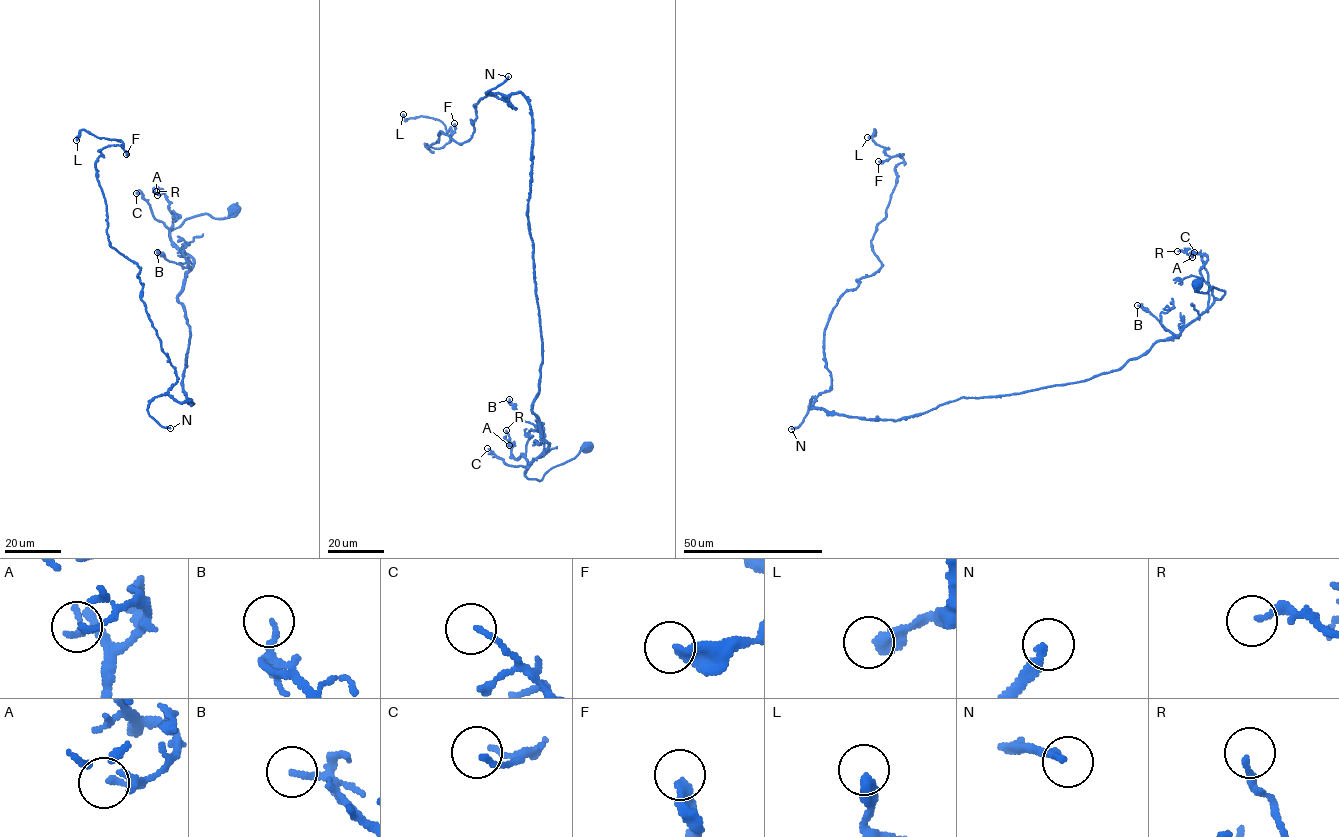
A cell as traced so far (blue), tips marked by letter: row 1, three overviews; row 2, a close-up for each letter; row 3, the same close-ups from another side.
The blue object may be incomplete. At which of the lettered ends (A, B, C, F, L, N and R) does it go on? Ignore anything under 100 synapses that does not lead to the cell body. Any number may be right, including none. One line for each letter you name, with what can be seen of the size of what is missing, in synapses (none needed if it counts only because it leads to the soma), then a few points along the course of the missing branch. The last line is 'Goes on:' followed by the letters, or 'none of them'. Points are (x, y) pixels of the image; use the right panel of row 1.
N: 140 syn | (791, 429), (746, 423), (753, 403), (747, 388), (757, 375), (766, 382), (761, 410), (788, 397), (818, 417)
Goes on: N

